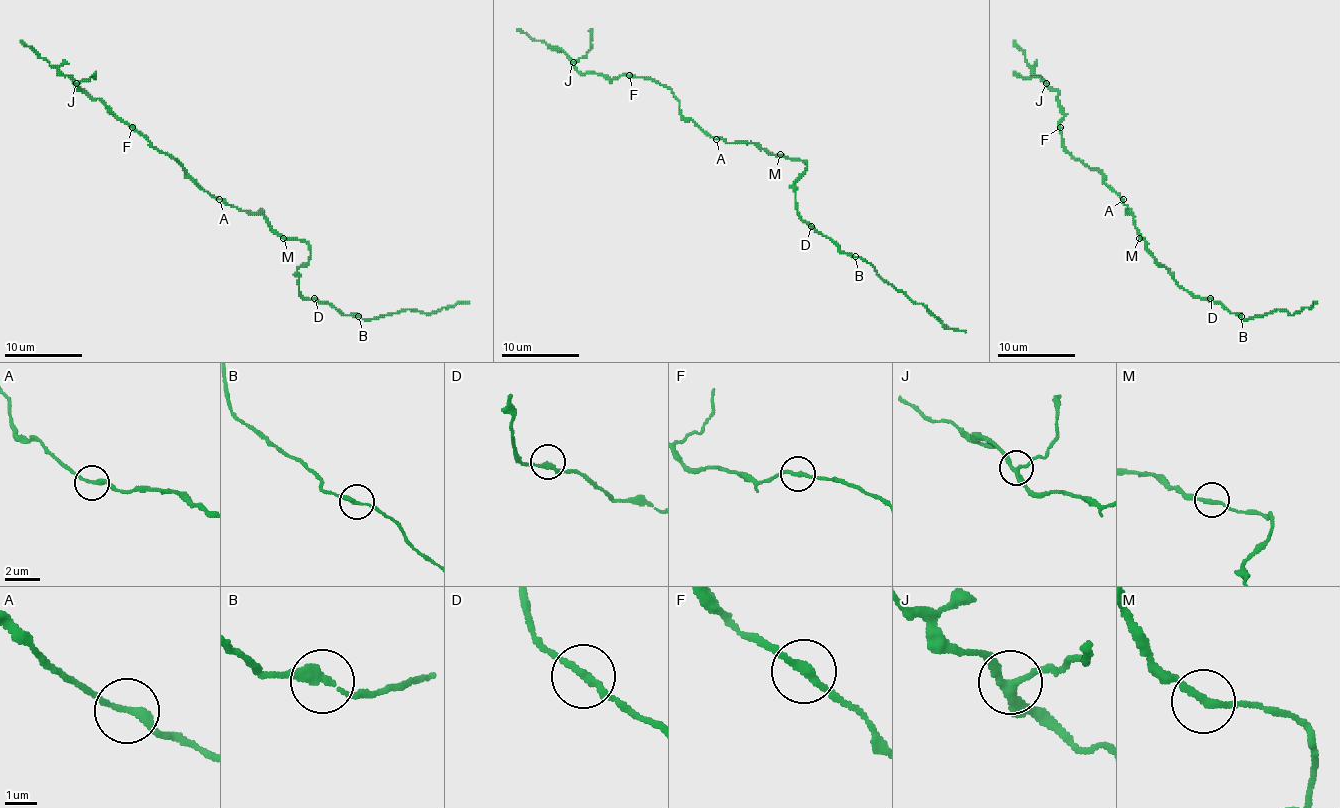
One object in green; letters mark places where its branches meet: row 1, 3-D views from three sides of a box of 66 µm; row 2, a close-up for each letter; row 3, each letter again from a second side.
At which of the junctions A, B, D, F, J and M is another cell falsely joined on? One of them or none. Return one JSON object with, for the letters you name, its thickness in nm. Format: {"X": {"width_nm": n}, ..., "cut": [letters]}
{"B": {"width_nm": 240}, "cut": ["B"]}

